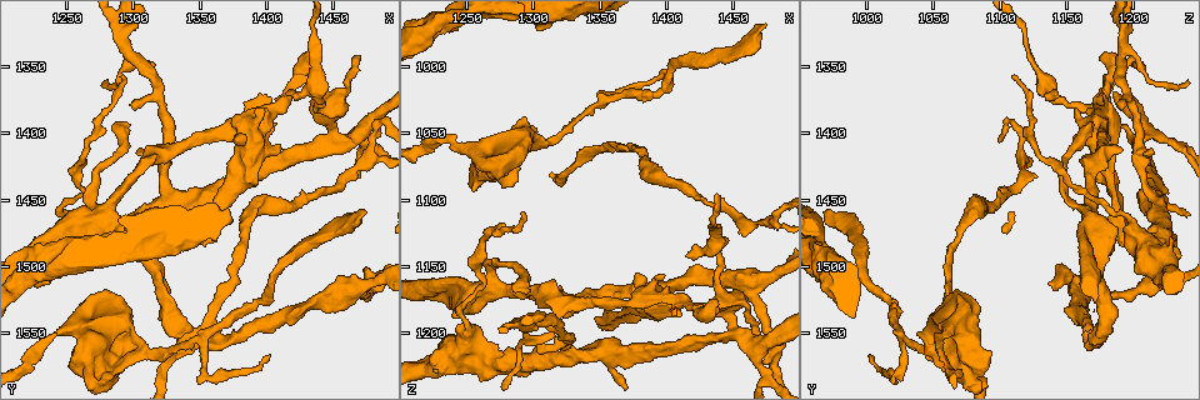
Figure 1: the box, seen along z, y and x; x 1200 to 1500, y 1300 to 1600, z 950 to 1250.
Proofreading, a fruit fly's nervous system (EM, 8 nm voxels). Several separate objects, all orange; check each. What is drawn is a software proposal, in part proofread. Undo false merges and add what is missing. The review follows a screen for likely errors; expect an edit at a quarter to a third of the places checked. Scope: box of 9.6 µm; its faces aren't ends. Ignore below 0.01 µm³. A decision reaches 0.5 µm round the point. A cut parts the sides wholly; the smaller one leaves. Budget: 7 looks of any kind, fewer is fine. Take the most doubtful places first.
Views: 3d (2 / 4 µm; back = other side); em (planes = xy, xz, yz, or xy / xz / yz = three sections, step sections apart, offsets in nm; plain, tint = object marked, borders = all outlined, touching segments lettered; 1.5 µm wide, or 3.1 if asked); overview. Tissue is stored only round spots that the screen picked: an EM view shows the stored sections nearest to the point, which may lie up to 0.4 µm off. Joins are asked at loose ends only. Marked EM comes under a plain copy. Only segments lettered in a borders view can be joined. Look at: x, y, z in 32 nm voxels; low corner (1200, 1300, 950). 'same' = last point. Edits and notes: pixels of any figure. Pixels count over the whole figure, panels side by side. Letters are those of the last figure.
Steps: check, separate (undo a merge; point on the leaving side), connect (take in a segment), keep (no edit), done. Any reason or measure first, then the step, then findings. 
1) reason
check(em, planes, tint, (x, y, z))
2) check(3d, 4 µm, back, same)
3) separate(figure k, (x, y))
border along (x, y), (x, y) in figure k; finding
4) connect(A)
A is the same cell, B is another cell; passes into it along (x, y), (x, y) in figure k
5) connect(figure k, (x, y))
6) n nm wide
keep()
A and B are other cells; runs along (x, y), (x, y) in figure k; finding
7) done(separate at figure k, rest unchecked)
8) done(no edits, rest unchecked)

long arm stops here
check(3d, 2 µm, (1476, 1456, 968))

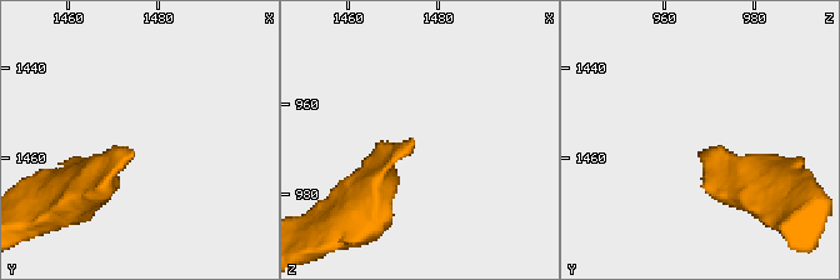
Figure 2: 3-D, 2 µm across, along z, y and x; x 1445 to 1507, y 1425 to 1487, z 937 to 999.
now the EM
check(em, xy, step 8, tint, (1474, 1459, 969))

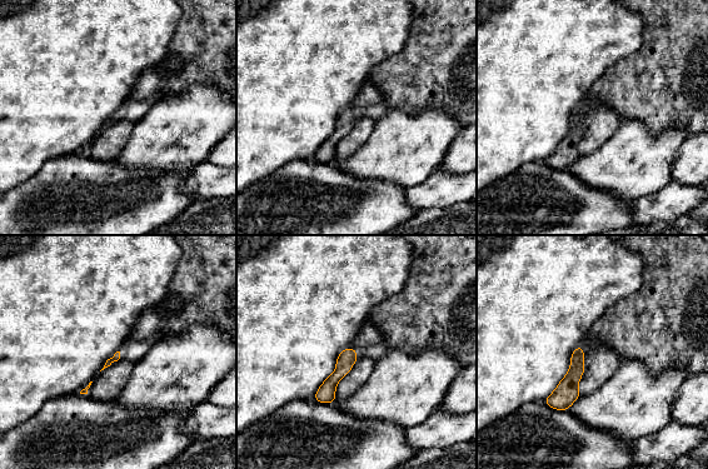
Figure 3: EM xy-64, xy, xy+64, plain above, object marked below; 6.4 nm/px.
check(em, planes, borders, same)

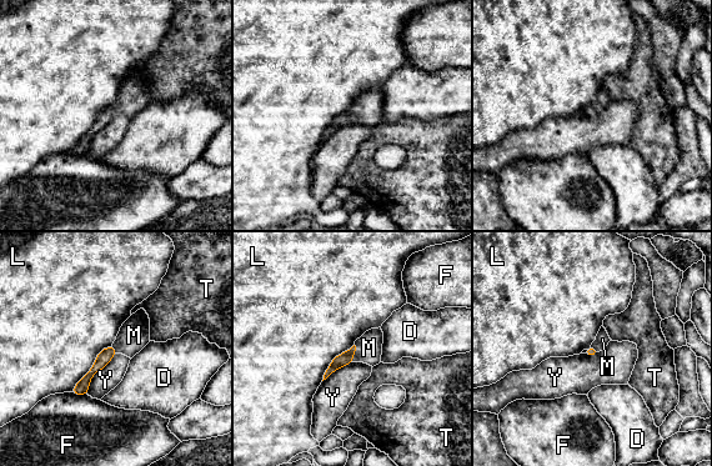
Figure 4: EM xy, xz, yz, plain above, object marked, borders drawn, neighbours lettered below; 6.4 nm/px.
L touches over 400 nm
connect(M)
M is the same cell, D, F, L, T and Y are other cells; passes into it along (345, 359), (354, 354), (369, 347) in figure 4; the neuron continues

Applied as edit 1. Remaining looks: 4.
sudden change in width
check(em, yz, step 8, tint, (1458, 1362, 1184))

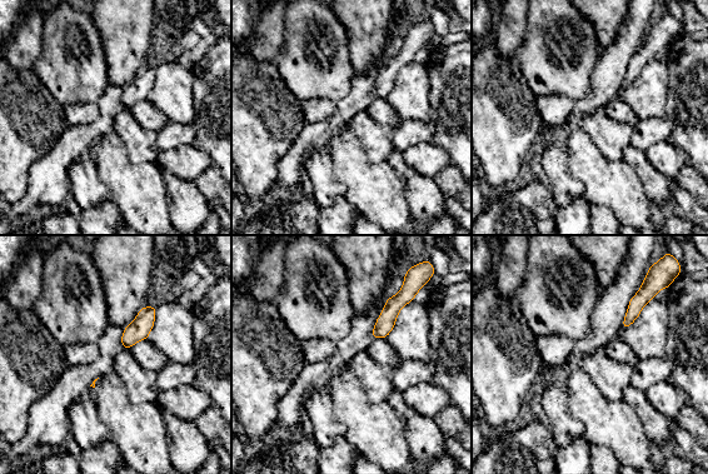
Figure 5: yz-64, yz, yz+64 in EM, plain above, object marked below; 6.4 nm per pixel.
cut it another way
check(em, planes, tint, same)

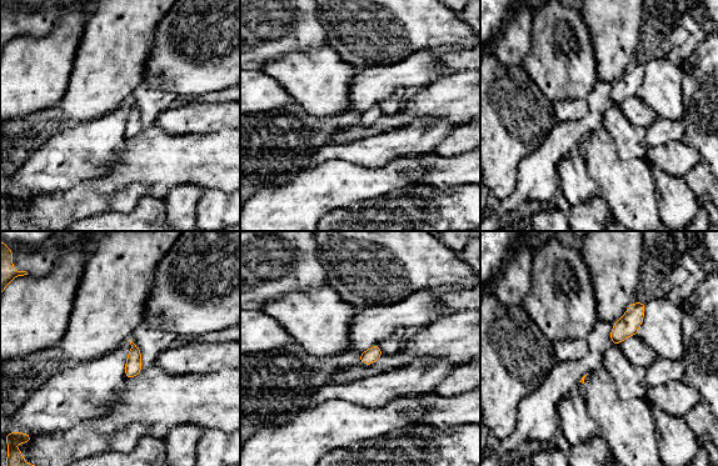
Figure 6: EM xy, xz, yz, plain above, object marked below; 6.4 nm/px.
what lies round it
check(em, planes, borders, same)

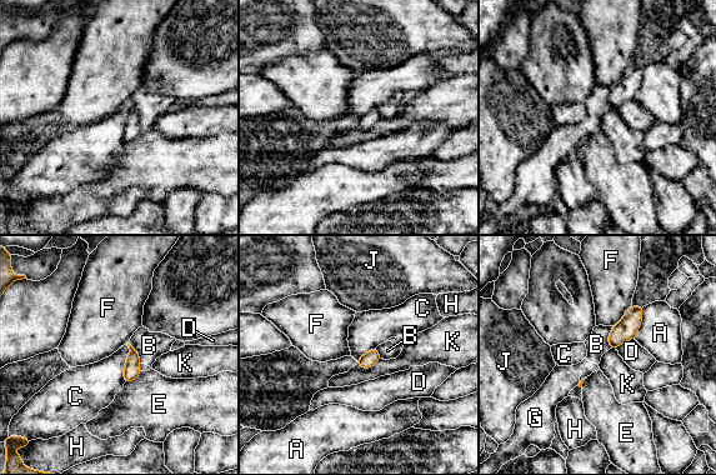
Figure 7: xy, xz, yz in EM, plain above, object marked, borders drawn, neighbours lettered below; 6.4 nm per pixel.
keep()
A, B, C, D, E, F, G, H, J and K are other cells; border along (128, 344), (124, 381) in figure 7; one neuron here

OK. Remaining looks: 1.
done(connect at figure 4, rest unchecked)

